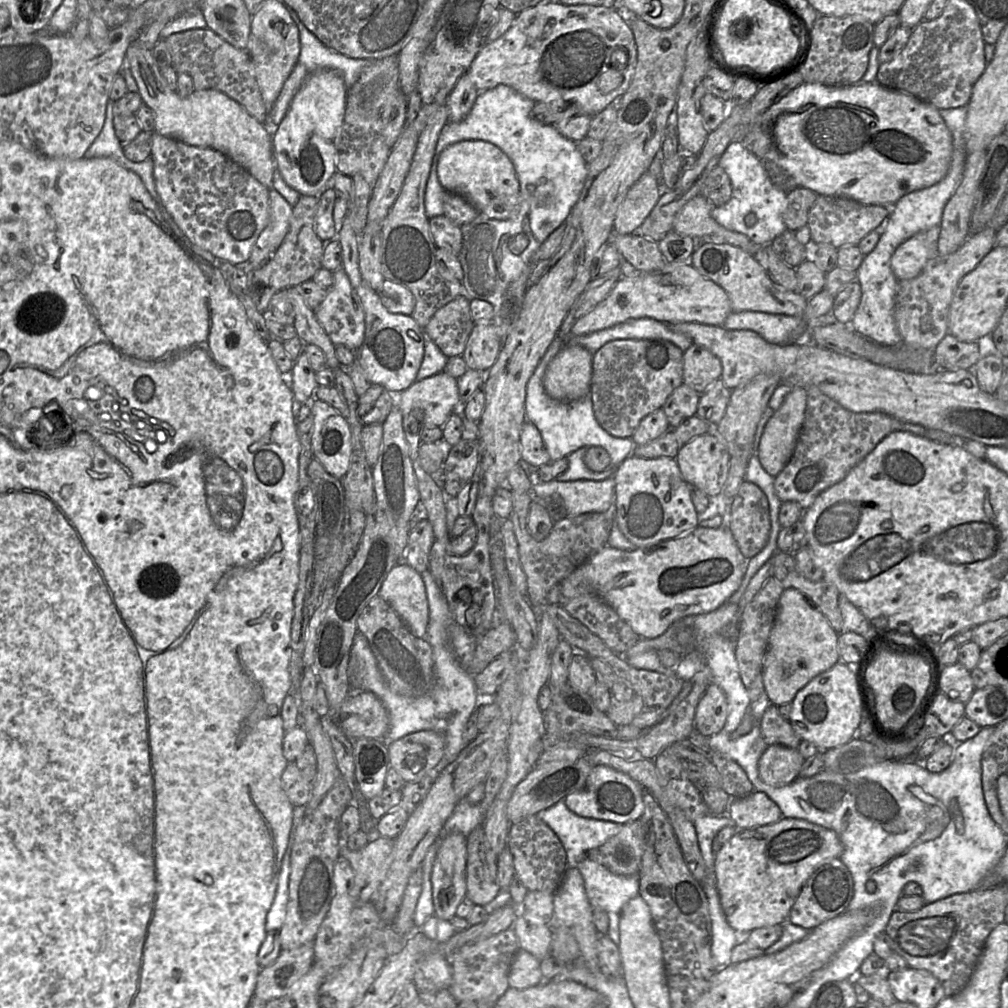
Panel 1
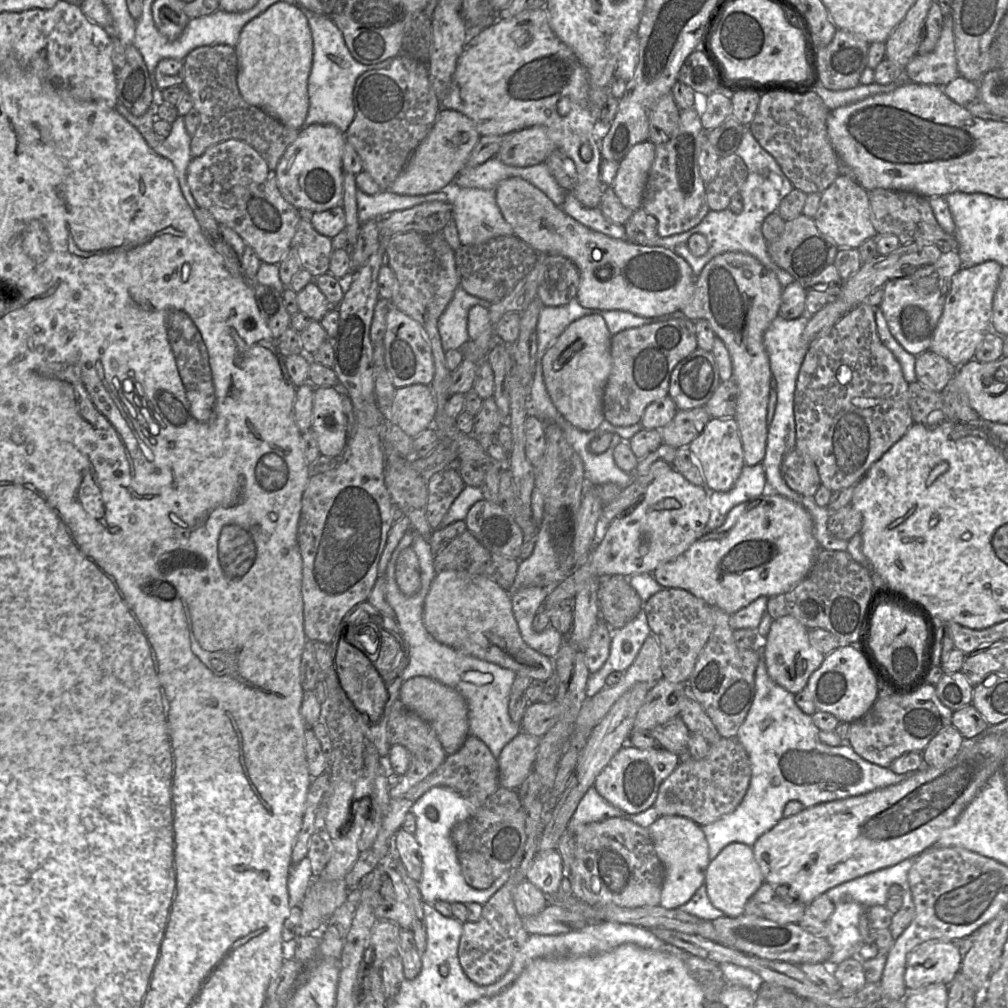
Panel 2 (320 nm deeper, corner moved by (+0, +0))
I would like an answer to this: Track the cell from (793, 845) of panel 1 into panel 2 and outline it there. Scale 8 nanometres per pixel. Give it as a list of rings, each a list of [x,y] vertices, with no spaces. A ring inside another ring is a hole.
[[[991,727],[981,736],[973,740],[965,740],[965,745],[959,753],[947,764],[941,767],[923,767],[911,774],[905,781],[891,785],[885,788],[877,789],[872,792],[836,800],[832,802],[822,803],[814,807],[805,808],[798,814],[781,819],[772,829],[760,836],[752,846],[753,854],[756,862],[759,865],[763,880],[770,884],[774,889],[779,886],[786,886],[789,890],[789,895],[793,897],[794,902],[798,902],[808,906],[815,898],[829,889],[838,886],[844,882],[864,876],[868,873],[877,870],[894,866],[905,859],[916,857],[922,854],[927,849],[933,847],[942,833],[952,827],[968,804],[978,795],[982,788],[986,785],[989,778],[1000,768],[1005,760],[1005,736],[996,734],[991,731]]]

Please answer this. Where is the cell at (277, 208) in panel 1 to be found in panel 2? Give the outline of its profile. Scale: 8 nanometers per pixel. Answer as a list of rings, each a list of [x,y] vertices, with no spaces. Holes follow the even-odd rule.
[[[301,218],[290,244],[298,254],[301,267],[316,278],[329,273],[332,247],[332,238],[318,233],[310,220]]]

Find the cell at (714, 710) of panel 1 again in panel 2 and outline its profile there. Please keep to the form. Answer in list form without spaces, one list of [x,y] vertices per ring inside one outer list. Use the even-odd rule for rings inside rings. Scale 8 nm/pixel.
[[[712,607],[714,625],[708,641],[699,655],[688,685],[704,708],[722,738],[735,738],[746,719],[755,695],[755,671],[759,654],[753,648],[741,649],[735,644],[730,616]]]

